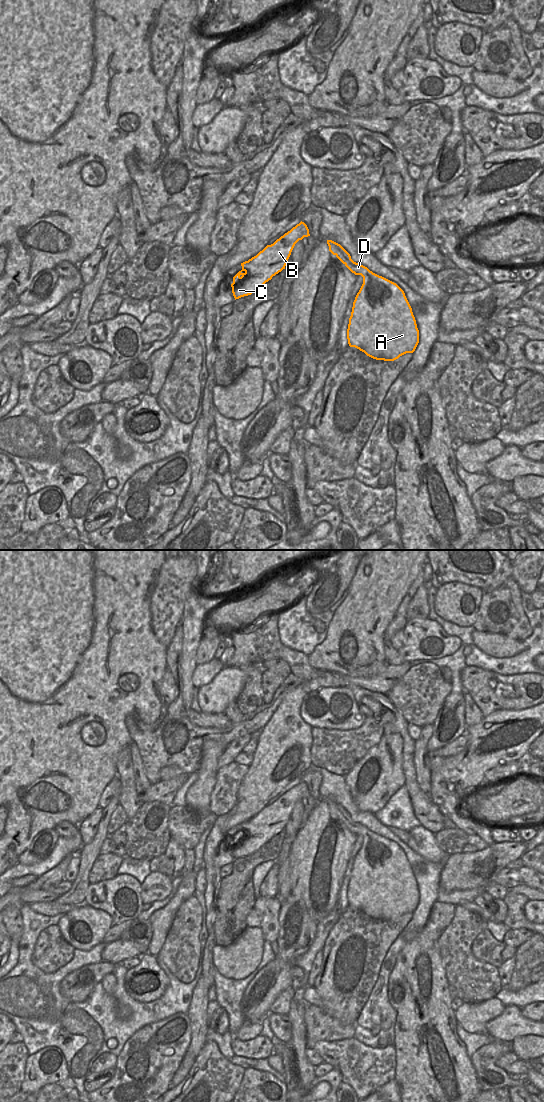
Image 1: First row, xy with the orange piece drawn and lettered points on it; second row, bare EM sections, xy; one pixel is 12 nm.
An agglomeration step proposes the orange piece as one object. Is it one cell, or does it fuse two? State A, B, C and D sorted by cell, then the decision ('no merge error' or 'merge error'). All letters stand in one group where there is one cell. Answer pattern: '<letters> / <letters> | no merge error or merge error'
A B C D | no merge error

